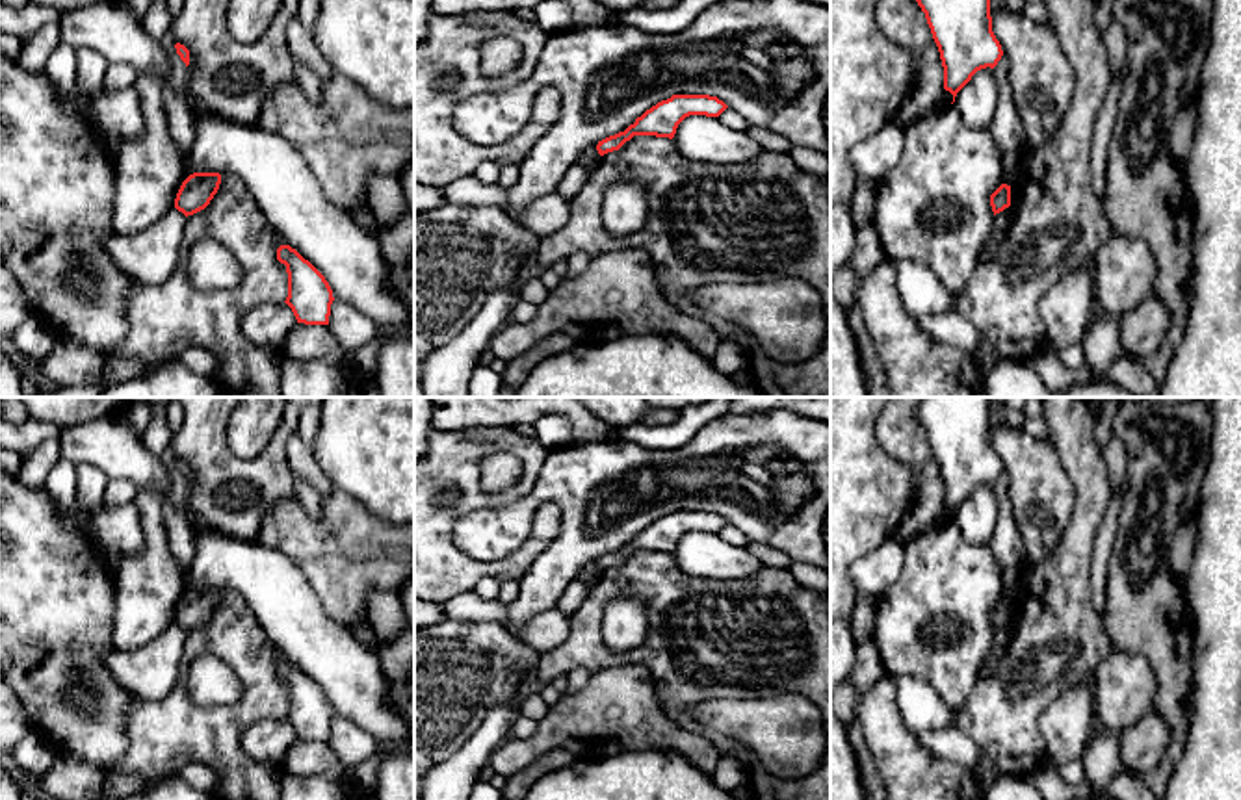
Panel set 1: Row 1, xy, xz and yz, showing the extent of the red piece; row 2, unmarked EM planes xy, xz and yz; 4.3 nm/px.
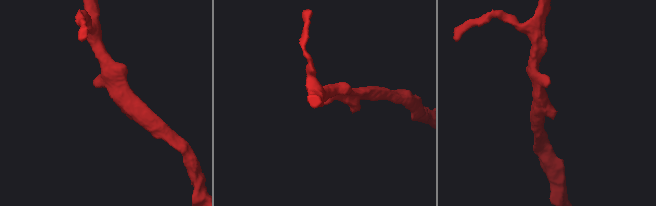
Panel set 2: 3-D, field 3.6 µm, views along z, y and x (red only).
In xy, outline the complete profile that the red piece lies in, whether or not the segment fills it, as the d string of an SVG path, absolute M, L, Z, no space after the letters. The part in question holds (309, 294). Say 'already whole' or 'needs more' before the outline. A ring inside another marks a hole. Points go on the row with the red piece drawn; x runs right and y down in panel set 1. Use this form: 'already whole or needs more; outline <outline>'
already whole; outline M290 245L277 249L277 260L286 265L288 297L297 323L329 325L333 290L325 277Z

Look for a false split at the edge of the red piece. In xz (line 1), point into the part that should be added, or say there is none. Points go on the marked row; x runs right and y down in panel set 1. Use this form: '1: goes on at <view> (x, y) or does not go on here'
1: does not go on here

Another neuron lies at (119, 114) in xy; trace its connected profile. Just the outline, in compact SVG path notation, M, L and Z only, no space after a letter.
M136 87L117 93L104 91L93 104L93 119L104 134L132 137L145 128L141 98Z

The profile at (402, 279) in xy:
M414 256L403 267L392 262L386 262L386 267L388 267L392 288L403 301L414 323Z

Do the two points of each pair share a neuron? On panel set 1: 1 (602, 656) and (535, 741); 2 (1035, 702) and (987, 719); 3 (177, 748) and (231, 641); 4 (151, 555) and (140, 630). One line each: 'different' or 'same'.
1: different
2: same
3: same
4: same

